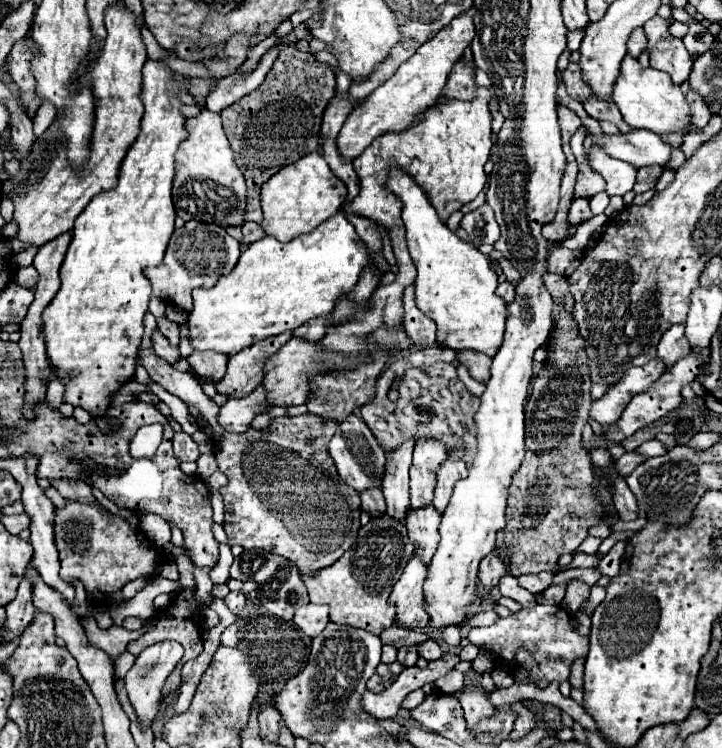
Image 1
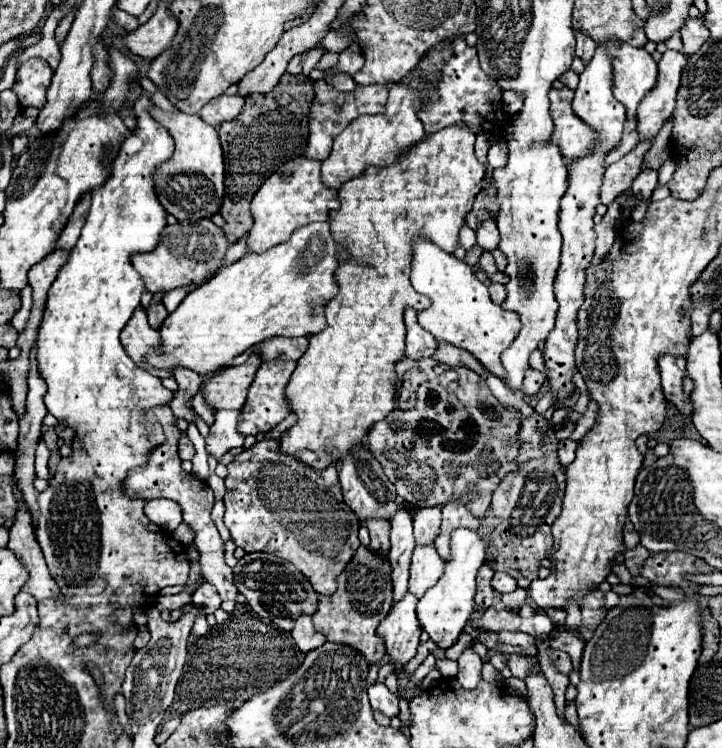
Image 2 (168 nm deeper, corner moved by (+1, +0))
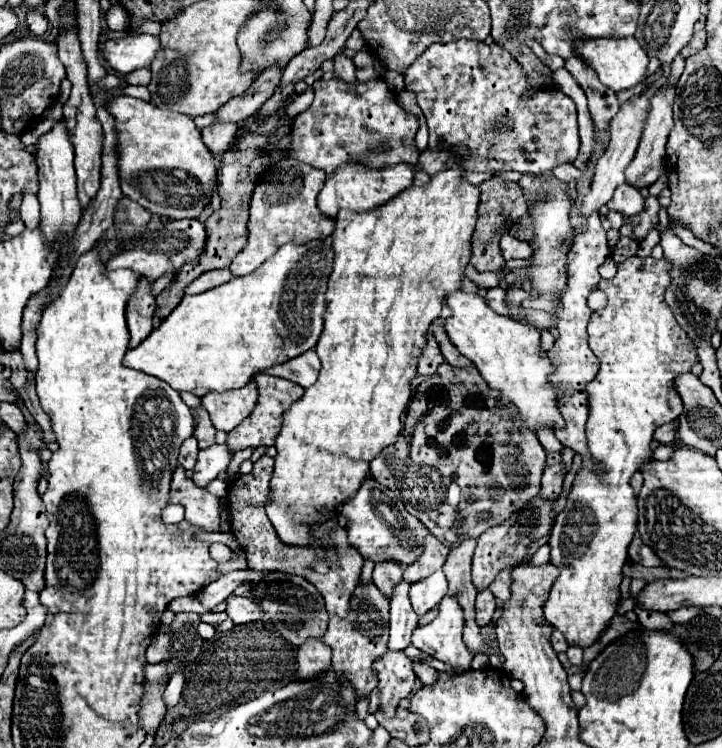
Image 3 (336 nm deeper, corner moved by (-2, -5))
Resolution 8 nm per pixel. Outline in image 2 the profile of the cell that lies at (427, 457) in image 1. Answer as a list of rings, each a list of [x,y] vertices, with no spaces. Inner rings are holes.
[[[421,508],[413,516],[415,522],[415,542],[419,546],[433,544],[439,536],[441,526],[441,508]]]

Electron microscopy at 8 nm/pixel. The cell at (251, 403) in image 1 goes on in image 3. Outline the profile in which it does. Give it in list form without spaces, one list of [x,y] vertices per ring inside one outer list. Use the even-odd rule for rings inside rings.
[[[222,443],[222,445],[210,445],[210,449],[200,449],[192,481],[198,487],[208,485],[212,479],[218,477],[218,473],[222,473],[222,471],[228,469],[230,461],[232,461],[232,451],[228,449],[226,443]]]

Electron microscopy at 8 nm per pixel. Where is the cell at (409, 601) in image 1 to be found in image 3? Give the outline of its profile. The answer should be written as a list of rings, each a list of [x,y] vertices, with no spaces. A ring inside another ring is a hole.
[[[388,649],[384,657],[376,659],[374,671],[378,673],[378,687],[380,687],[380,709],[392,717],[398,701],[412,693],[416,675],[412,669],[414,661],[404,651]]]

